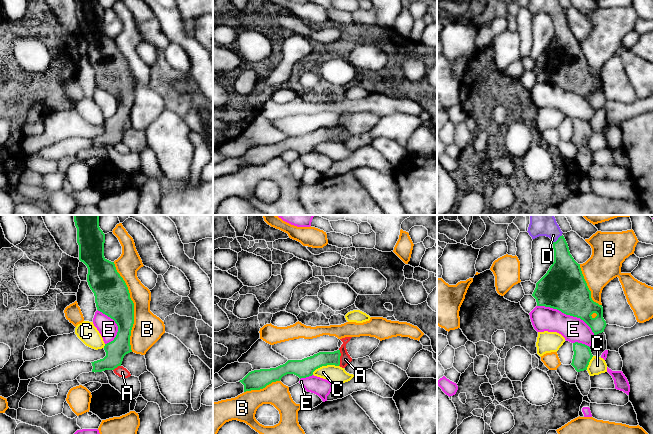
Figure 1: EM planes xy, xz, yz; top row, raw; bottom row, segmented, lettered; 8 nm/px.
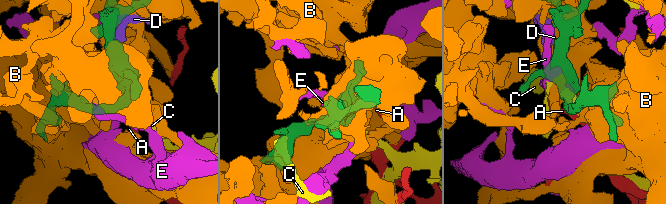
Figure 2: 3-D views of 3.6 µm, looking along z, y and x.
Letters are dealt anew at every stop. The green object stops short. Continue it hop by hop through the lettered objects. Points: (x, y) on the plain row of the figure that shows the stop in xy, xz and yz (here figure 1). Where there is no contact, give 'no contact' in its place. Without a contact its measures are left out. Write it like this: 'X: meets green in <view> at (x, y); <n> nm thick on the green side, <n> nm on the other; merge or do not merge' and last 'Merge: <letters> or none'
A: meets green in xz at (339, 133); 120 nm thick on the green side, 90 nm on the other; do not merge
B: meets green in xy at (133, 83); 280 nm thick on the green side, 240 nm on the other; do not merge
C: meets green in xz at (324, 141); 150 nm thick on the green side, 150 nm on the other; do not merge
D: meets green in yz at (558, 15); 220 nm thick on the green side, 120 nm on the other; merge
E: meets green in yz at (567, 90); 360 nm thick on the green side, 200 nm on the other; do not merge
Merge: D

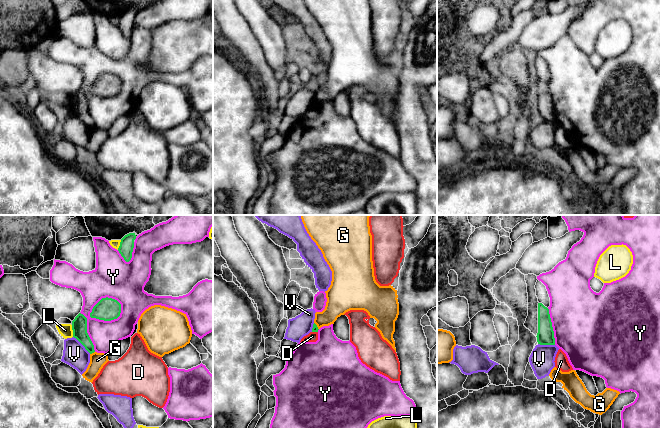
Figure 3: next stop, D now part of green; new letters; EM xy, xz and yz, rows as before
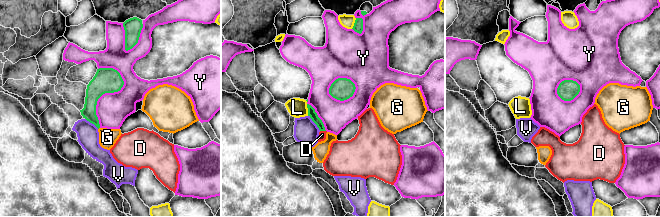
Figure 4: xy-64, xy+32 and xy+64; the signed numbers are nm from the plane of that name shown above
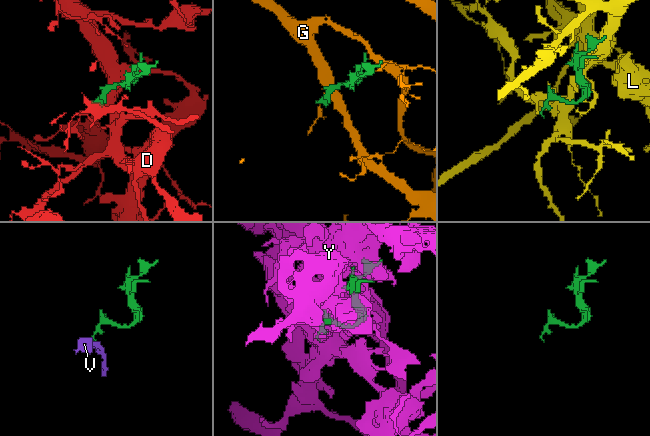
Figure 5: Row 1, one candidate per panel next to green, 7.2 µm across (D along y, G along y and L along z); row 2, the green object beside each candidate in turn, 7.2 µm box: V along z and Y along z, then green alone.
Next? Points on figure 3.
D: meets green in xz at (315, 107); 50 nm thick on the green side, 80 nm on the other; do not merge
G: meets green in xy at (92, 128); 130 nm thick on the green side, 130 nm on the other; do not merge
L: meets green in xy at (73, 107); 130 nm thick on the green side, 100 nm on the other; do not merge
V: meets green in xy at (82, 120); 130 nm thick on the green side, 190 nm on the other; do not merge
Y: meets green in xy at (109, 96); 190 nm thick on the green side, 220 nm on the other; do not merge
Merge: none

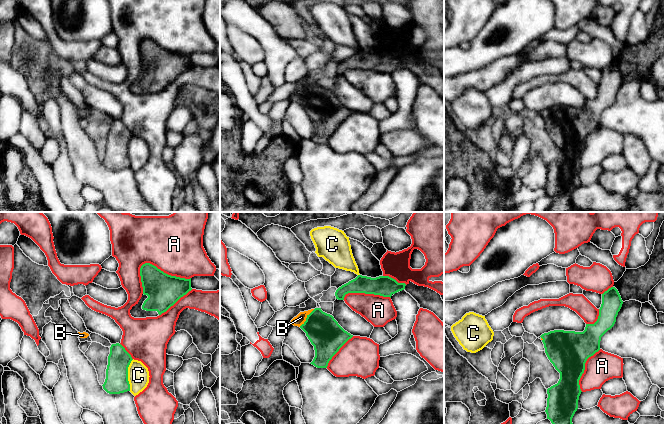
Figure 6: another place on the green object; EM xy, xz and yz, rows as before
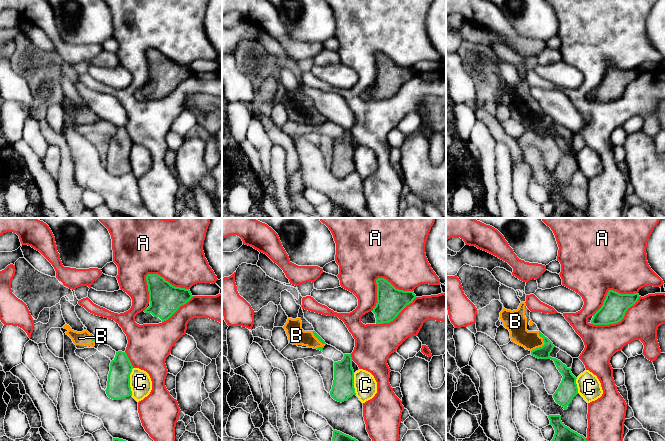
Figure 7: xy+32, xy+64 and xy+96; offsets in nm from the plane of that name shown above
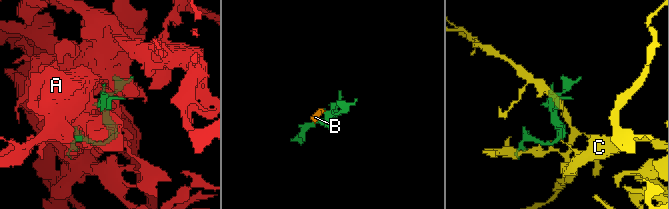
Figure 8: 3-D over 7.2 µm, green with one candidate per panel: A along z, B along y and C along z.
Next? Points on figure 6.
A: meets green in xy at (165, 49); 260 nm thick on the green side, 420 nm on the other; do not merge
B: meets green in xz at (306, 94); 280 nm thick on the green side, 80 nm on the other; merge
C: meets green in xy at (127, 151); 190 nm thick on the green side, 180 nm on the other; do not merge
Merge: B

